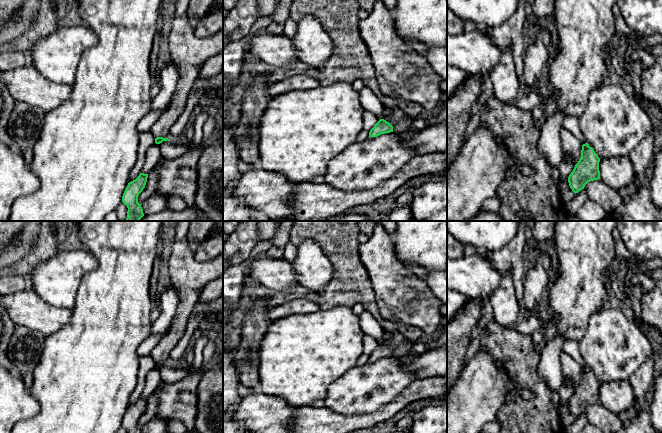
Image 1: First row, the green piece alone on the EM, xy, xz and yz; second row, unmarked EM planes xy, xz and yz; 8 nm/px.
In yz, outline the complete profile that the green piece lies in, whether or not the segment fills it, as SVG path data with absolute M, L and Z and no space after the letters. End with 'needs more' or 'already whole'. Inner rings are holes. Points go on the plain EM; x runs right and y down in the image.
M588 367L583 368L581 381L568 401L569 410L575 418L588 406L600 403L599 386L594 373Z; already whole

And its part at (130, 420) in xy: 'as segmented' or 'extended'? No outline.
as segmented

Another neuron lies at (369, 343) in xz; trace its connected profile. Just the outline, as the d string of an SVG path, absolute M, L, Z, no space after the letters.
M364 335L362 338L363 353L370 355L379 345L378 340L372 336Z

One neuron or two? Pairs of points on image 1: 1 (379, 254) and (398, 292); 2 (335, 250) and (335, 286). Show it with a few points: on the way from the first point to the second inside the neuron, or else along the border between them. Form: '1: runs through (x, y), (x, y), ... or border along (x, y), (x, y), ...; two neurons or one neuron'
1: runs through (381, 263), (385, 272), (394, 283); one neuron
2: runs through (338, 259), (338, 277); one neuron

